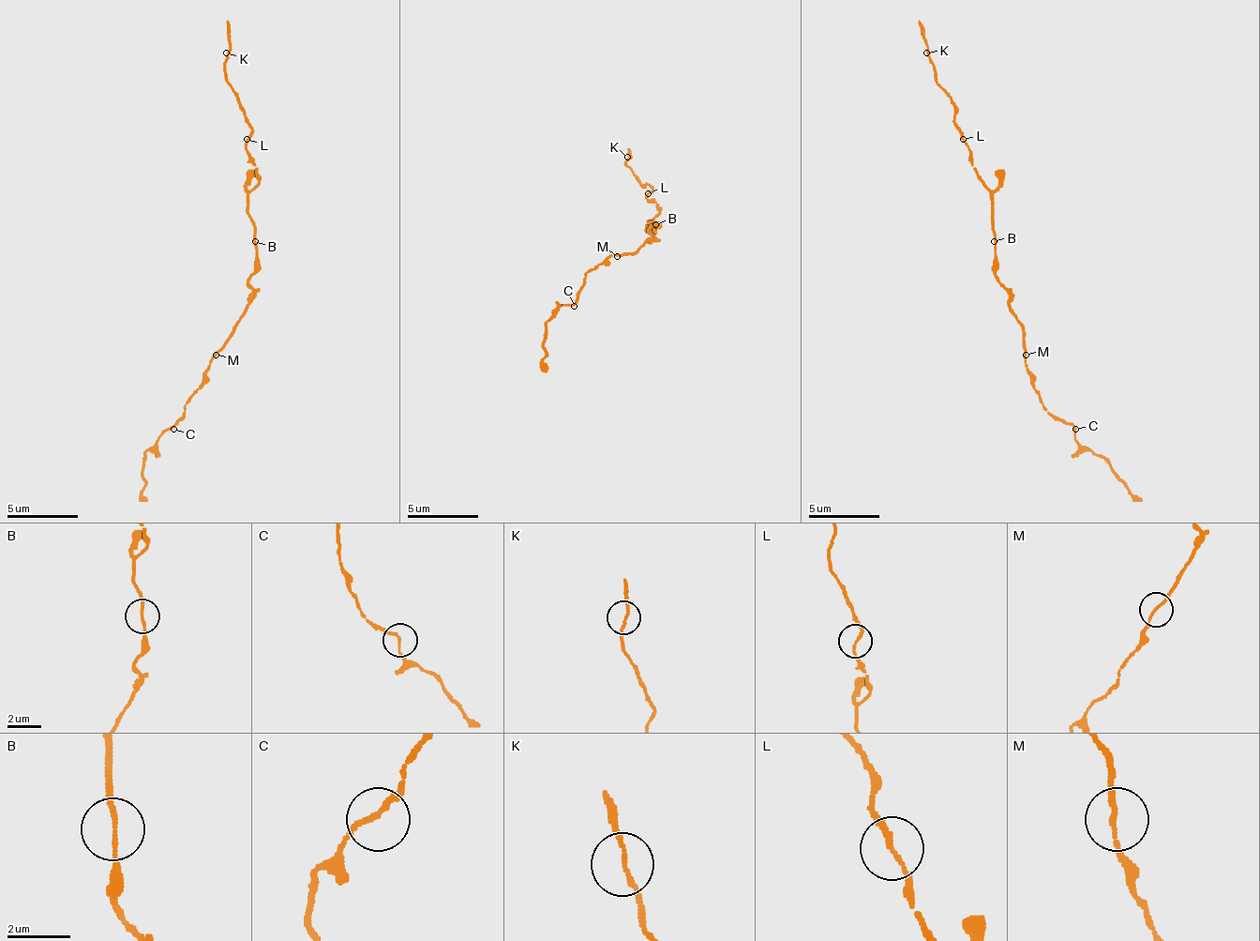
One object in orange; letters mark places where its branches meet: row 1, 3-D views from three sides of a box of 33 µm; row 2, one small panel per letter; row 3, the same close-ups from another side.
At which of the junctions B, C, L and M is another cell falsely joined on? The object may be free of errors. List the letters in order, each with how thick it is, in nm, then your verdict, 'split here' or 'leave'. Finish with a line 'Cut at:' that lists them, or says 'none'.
B: 140 nm | leave
C: 140 nm | leave
L: 140 nm | leave
M: 140 nm | leave
Cut at: none

